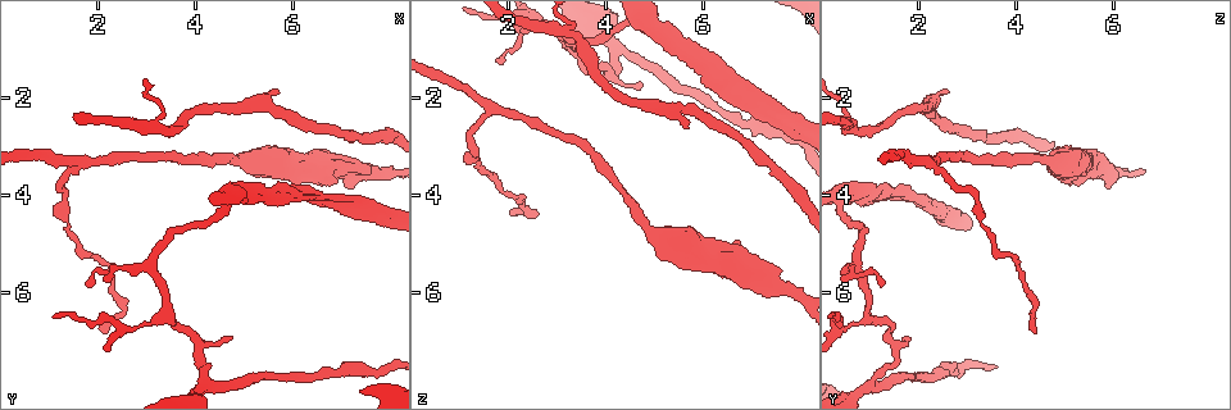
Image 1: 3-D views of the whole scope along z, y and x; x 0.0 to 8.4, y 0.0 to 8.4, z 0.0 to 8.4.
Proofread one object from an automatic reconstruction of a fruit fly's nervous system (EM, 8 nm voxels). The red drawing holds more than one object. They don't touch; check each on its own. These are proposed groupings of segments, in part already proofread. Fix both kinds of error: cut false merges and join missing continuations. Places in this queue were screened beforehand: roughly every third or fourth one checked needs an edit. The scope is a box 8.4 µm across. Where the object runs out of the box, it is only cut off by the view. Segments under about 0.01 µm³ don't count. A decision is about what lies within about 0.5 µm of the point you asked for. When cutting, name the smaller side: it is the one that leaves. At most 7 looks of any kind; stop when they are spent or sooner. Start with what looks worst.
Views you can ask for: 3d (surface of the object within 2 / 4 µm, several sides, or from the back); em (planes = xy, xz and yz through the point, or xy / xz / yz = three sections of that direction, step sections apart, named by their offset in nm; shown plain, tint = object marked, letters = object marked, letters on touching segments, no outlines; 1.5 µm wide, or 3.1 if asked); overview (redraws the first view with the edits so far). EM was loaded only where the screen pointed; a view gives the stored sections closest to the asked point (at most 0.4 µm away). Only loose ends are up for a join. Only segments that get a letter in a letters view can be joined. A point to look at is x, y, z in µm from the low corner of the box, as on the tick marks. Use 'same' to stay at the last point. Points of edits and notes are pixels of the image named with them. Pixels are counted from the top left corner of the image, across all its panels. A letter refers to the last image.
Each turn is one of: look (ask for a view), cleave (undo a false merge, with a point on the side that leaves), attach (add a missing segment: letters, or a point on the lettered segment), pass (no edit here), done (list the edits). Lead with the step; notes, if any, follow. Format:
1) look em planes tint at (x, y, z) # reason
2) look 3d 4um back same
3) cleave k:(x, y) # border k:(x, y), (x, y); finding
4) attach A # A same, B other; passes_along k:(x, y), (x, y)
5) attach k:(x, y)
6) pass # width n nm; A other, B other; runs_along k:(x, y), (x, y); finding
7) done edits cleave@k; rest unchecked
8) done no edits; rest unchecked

look 3d 4um at (3.35, 6.55, 0.95) # three arms meet

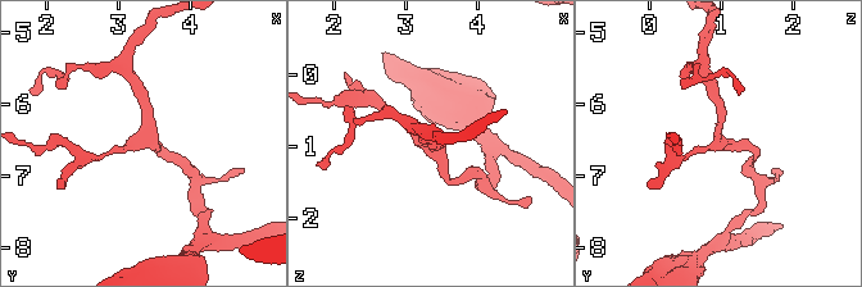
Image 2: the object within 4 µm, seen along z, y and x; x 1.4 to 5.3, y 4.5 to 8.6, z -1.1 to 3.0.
look em planes letters at (3.35, 6.55, 0.95) # arms 3; now the EM

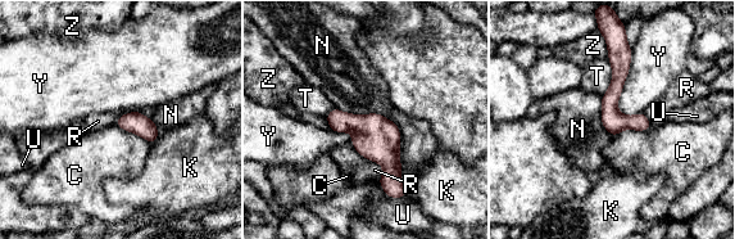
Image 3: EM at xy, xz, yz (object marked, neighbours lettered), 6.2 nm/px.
pass # longest_contact N 480 nm; C other, K other, N other, R other, T other, U other, Y other, Z other; border 3:(335, 107), (385, 116), (400, 144); all the same neuron

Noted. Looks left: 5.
look em planes letters at (2.20, 6.85, 4.45) # free end

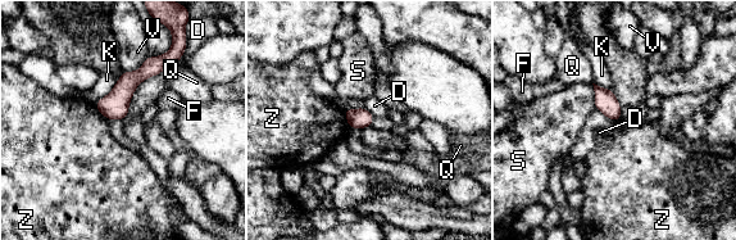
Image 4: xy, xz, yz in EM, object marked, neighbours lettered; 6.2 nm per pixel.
pass # width 120 nm; D other, F other, K other, Q other, S other, V other, Z other; border 4:(148, 55), (139, 68), (122, 72); no lettered segment goes on from it

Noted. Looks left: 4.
look 3d 2um back at (3.25, 2.65, 0.60) # a fork

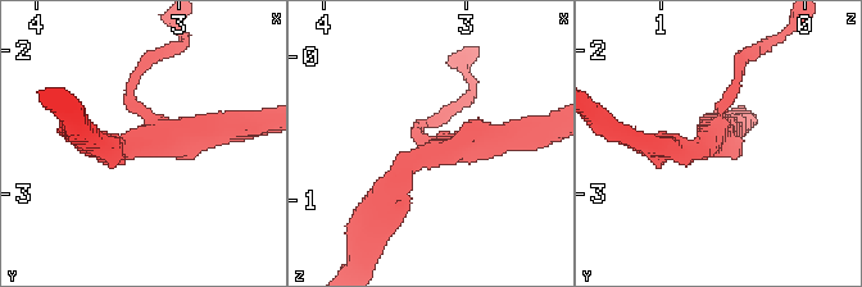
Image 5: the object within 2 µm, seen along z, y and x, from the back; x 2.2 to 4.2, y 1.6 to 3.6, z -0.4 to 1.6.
look em planes letters at (3.20, 2.60, 0.66) # arms 3; now the EM

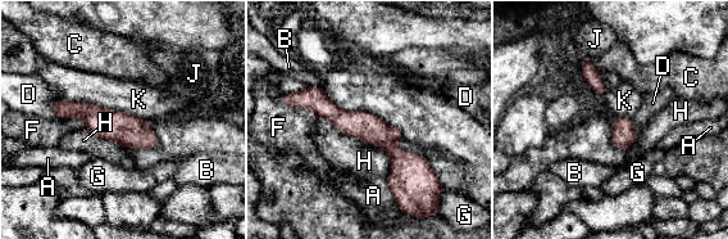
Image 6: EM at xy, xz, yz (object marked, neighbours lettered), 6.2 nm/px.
pass # longest_contact H 600 nm; A other, B other, C other, D other, F other, G other, H other, J other, K other; runs_along 6:(285, 99), (315, 99), (422, 162); one neuron here

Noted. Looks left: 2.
done no edits; rest unchecked

